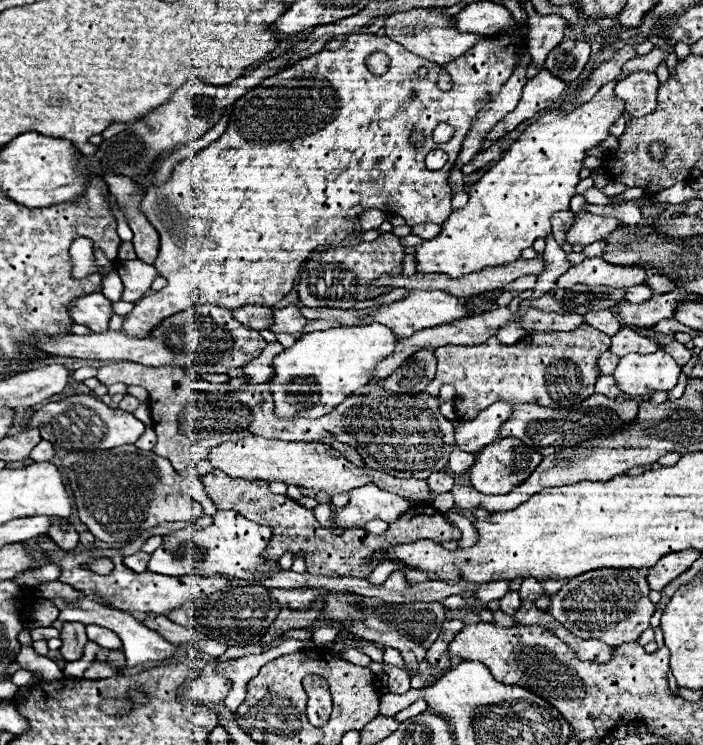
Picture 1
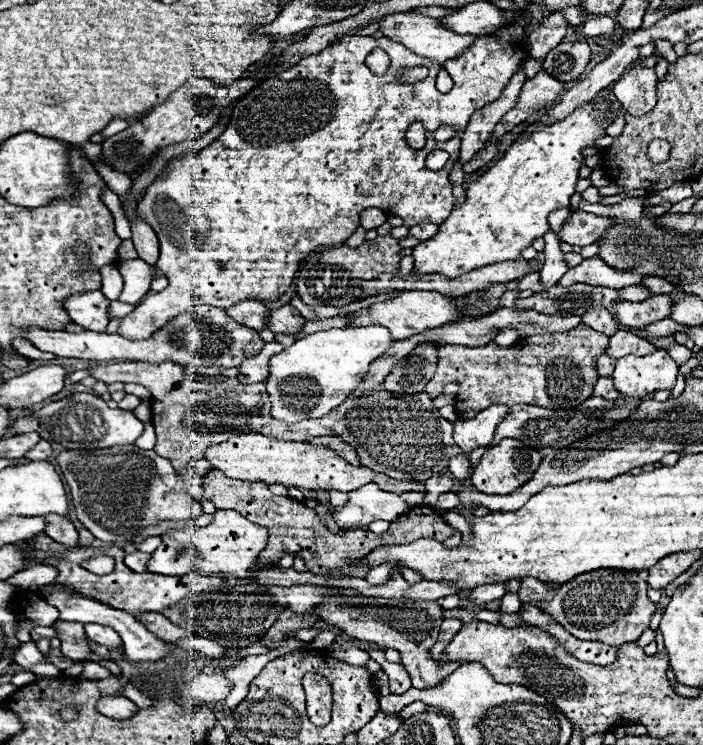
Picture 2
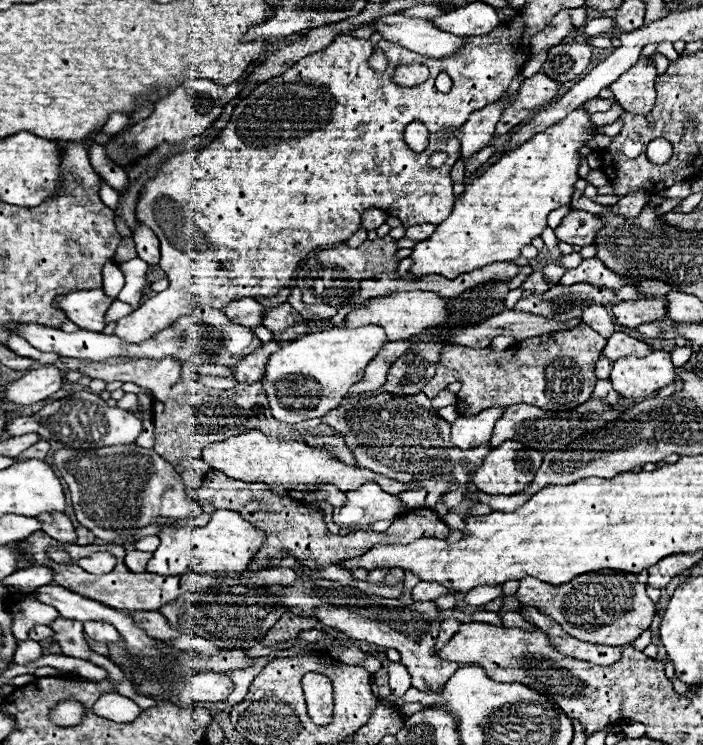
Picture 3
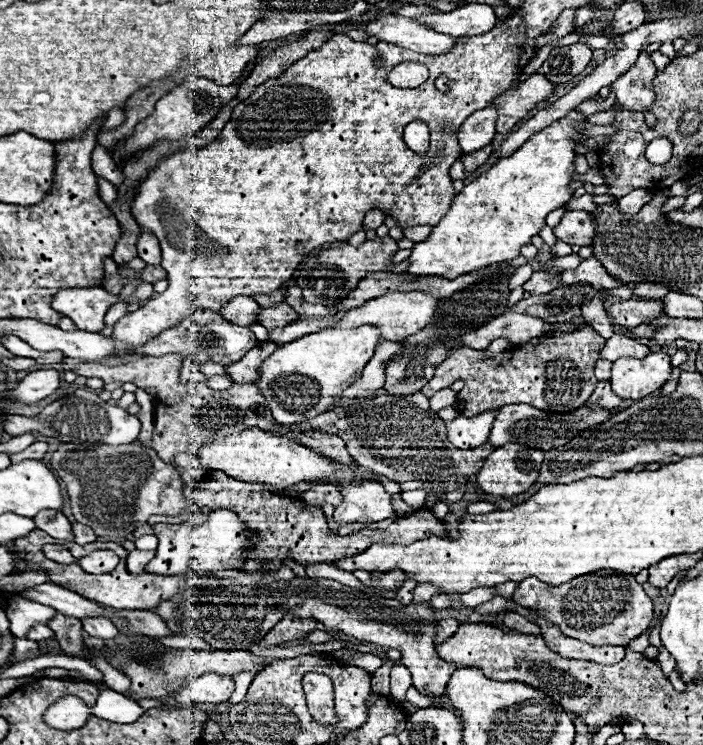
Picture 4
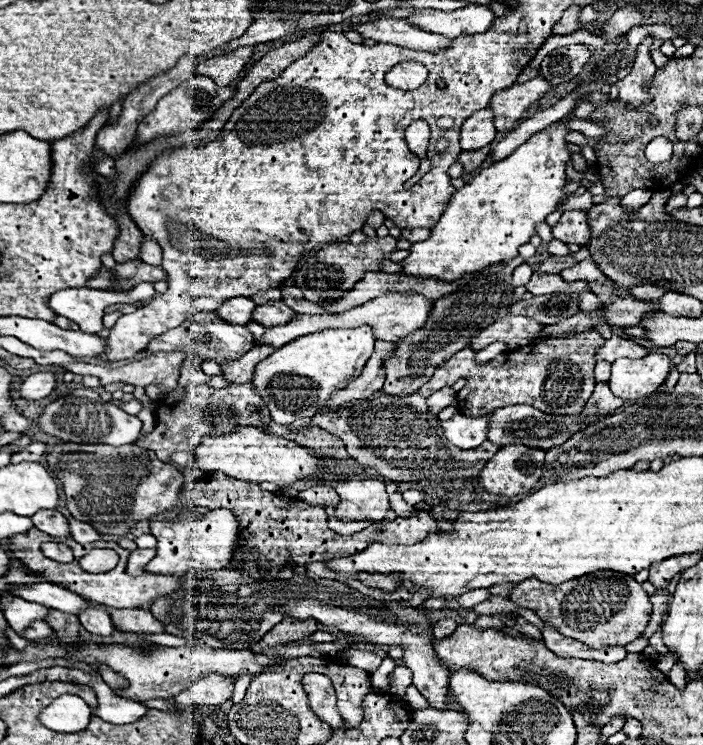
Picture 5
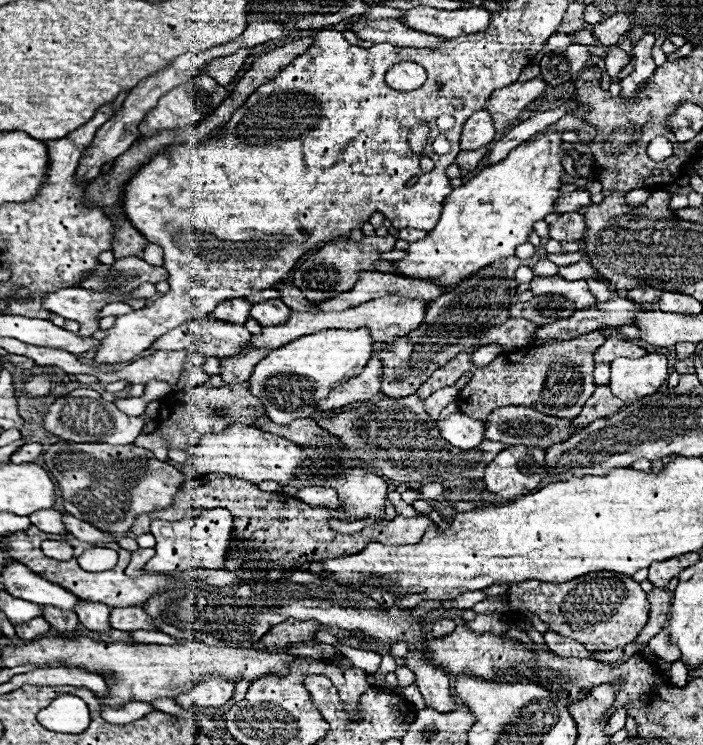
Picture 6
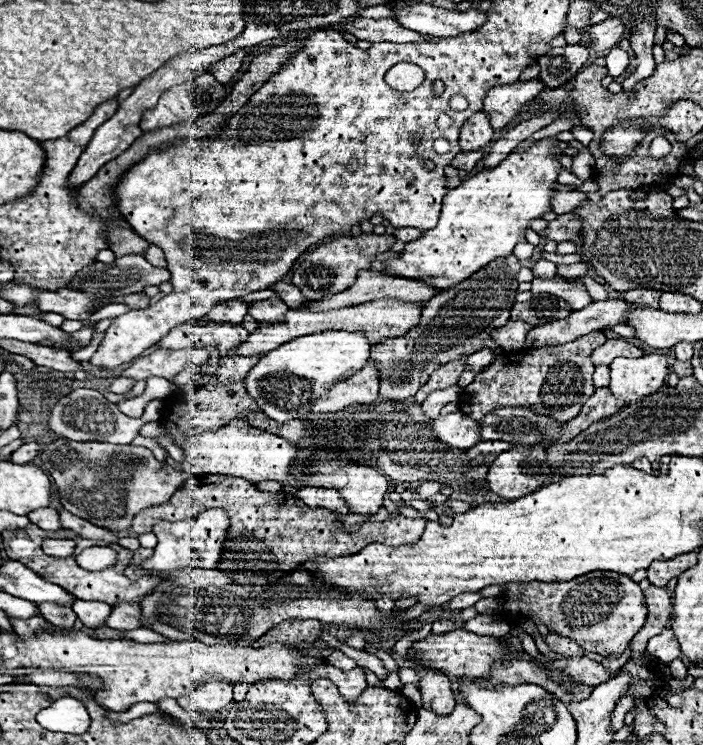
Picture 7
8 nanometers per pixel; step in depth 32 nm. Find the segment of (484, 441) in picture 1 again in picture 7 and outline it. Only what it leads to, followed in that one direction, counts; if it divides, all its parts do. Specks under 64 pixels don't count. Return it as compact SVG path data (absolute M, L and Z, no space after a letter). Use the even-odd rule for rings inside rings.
M452 412L430 422L432 430L438 434L438 440L446 442L452 448L468 450L480 442L480 422L472 420L462 412Z

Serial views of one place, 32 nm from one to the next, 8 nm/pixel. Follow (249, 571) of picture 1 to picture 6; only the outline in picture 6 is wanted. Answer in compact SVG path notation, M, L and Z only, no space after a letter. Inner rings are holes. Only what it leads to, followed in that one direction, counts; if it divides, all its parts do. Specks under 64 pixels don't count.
M224 508L206 510L200 518L184 518L178 522L154 520L150 524L152 534L156 536L156 556L146 562L144 570L158 572L158 574L174 574L184 572L188 568L202 568L202 570L220 570L230 552L234 520L232 514Z

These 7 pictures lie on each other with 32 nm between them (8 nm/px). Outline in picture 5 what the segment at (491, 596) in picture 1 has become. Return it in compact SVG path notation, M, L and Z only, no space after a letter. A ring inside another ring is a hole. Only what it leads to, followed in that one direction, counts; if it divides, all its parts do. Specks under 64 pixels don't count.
M484 588L484 590L472 590L472 592L466 592L466 594L462 594L462 596L458 596L456 598L456 604L460 606L460 608L474 608L476 604L480 604L480 602L484 602L484 600L490 600L490 592Z

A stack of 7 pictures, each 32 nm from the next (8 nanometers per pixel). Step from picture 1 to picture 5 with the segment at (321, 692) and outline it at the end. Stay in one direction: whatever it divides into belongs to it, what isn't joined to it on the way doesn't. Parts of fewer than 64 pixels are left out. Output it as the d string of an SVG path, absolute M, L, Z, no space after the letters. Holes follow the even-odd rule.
M304 676L302 684L304 684L304 690L308 692L308 702L310 702L312 712L314 712L322 722L330 724L332 728L342 728L342 718L340 718L340 714L338 714L338 710L336 710L336 692L334 692L334 688L332 688L330 678L328 678L328 676Z

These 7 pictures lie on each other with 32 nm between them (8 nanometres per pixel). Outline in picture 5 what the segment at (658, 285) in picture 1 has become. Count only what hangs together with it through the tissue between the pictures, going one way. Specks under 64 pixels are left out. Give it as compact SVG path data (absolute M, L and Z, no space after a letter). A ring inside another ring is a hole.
M644 284L644 286L634 286L632 290L632 296L636 298L636 300L658 300L660 296L664 296L664 288L660 288L660 286L650 286L650 284Z

